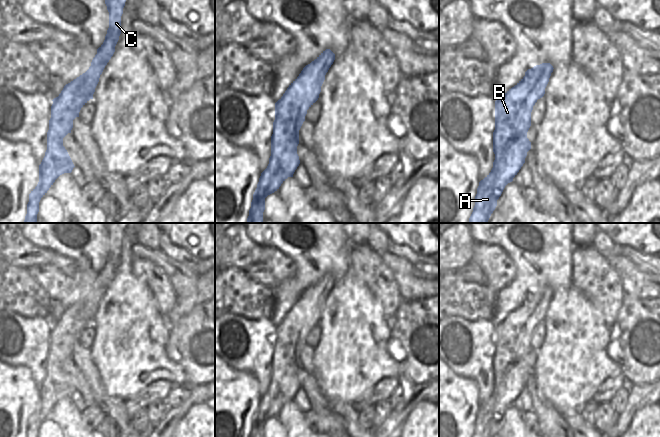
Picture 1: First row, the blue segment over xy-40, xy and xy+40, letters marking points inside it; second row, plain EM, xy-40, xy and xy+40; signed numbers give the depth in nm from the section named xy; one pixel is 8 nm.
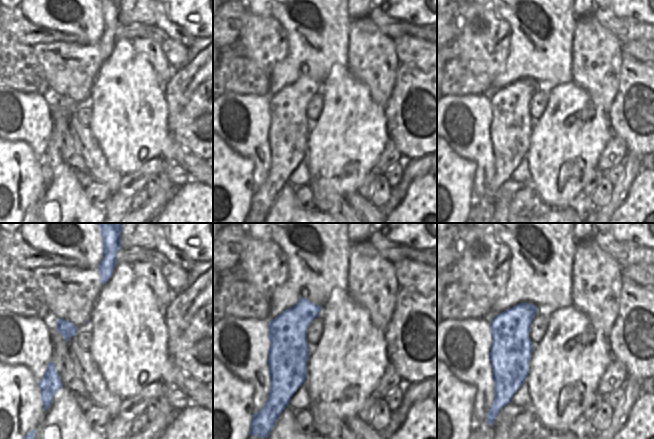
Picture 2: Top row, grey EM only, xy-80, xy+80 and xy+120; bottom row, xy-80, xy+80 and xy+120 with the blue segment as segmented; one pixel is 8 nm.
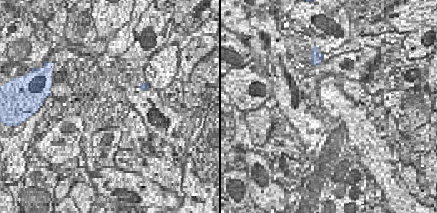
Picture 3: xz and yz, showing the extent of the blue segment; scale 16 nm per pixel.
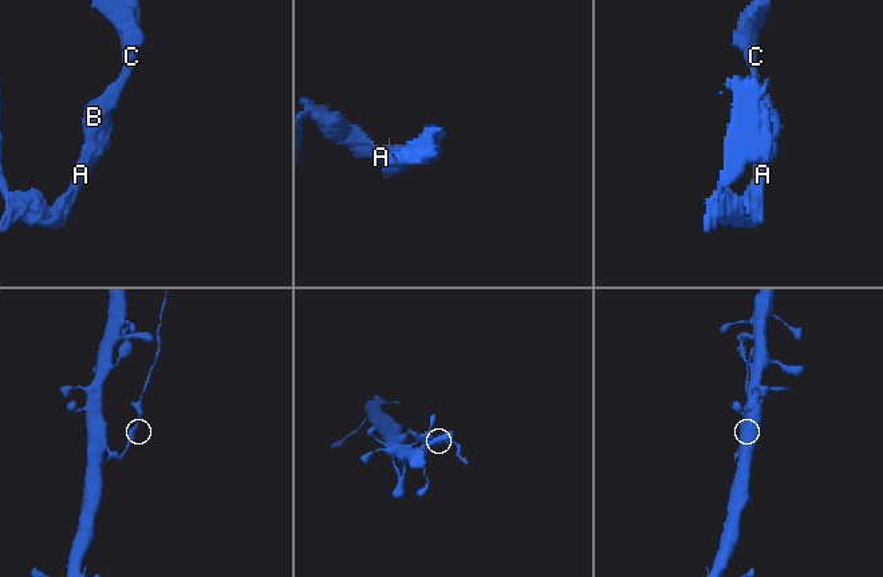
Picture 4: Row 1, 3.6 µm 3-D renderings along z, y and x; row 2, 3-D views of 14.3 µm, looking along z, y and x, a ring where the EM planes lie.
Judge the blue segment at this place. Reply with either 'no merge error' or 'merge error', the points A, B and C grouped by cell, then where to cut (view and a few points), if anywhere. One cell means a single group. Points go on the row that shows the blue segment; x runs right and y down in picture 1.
merge error | A B / C | xy+40 (531, 68), (550, 73)

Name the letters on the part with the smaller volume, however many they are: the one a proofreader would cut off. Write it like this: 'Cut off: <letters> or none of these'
Cut off: C

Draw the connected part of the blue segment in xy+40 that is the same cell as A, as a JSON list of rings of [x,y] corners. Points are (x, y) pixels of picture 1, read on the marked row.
[[[528,69],[525,76],[500,99],[495,101],[495,130],[493,132],[493,152],[495,160],[491,172],[479,182],[475,196],[475,206],[468,223],[487,223],[497,206],[505,186],[513,181],[523,164],[531,142],[527,132],[531,126],[531,112],[538,99],[545,94],[551,73]]]

